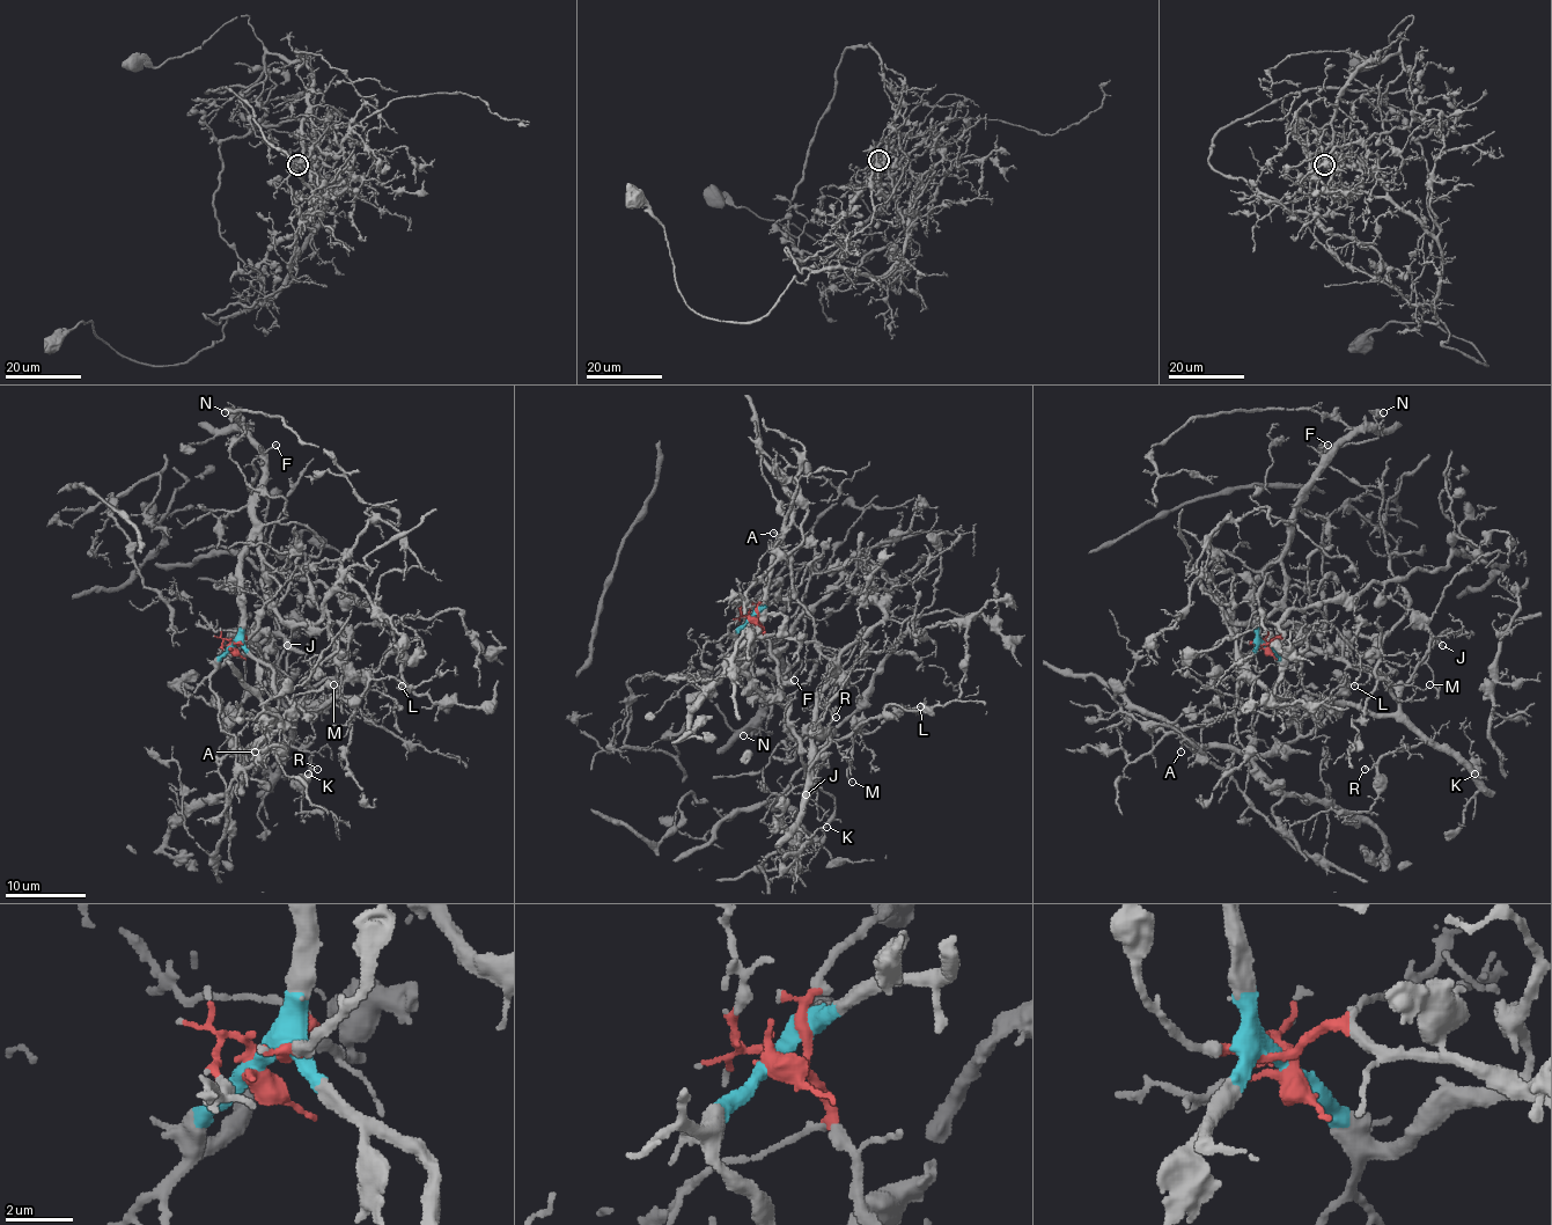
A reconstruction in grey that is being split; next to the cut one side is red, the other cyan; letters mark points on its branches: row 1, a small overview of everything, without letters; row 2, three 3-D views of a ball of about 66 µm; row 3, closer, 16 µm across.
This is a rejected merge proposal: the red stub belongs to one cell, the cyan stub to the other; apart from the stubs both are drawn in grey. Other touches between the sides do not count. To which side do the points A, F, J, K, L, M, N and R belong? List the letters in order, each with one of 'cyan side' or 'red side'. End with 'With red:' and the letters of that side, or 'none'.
A: cyan side
F: cyan side
J: red side
K: red side
L: red side
M: red side
N: cyan side
R: red side
With red: J, K, L, M, R

